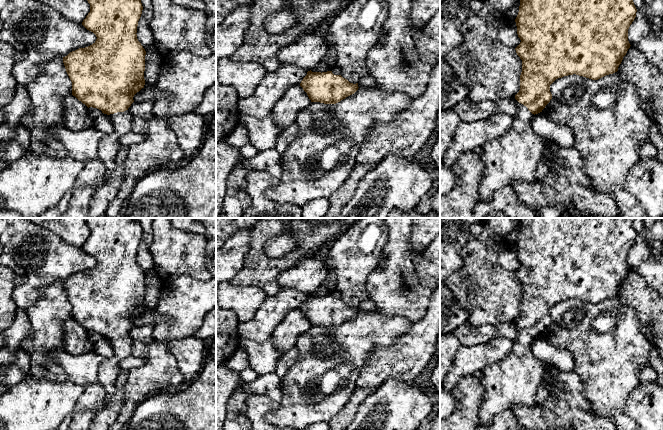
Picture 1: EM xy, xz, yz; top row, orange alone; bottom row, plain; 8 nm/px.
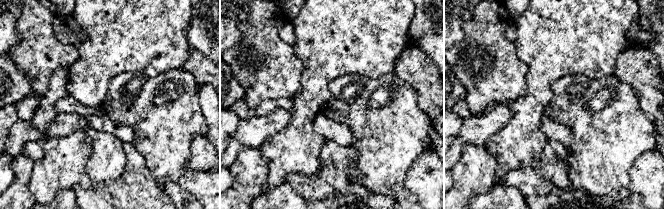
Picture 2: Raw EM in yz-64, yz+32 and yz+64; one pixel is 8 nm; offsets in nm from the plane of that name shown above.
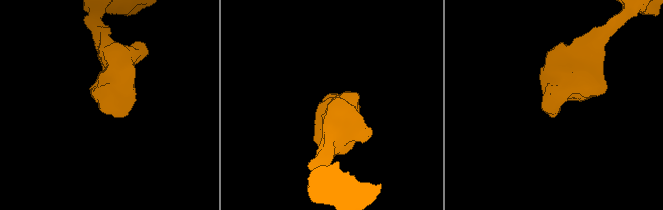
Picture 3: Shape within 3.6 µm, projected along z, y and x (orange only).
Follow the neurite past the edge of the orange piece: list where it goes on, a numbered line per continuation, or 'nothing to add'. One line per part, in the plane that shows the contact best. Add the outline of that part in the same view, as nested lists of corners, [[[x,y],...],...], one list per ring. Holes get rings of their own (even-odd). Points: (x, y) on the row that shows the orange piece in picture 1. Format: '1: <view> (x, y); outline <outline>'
1: xy (109, 145); outline [[[126,110],[110,114],[108,117],[112,122],[112,131],[103,134],[98,149],[99,159],[106,167],[107,178],[115,169],[115,158],[121,147],[120,138],[132,131],[134,116]]]

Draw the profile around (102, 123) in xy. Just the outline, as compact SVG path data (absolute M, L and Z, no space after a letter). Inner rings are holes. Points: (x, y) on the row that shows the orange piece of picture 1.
M102 113L99 117L94 119L94 128L105 133L112 132L112 122L109 120L109 117L107 114Z

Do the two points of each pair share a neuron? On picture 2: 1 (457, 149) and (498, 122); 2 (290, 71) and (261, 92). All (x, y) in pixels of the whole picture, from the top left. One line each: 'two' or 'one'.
1: one
2: one

